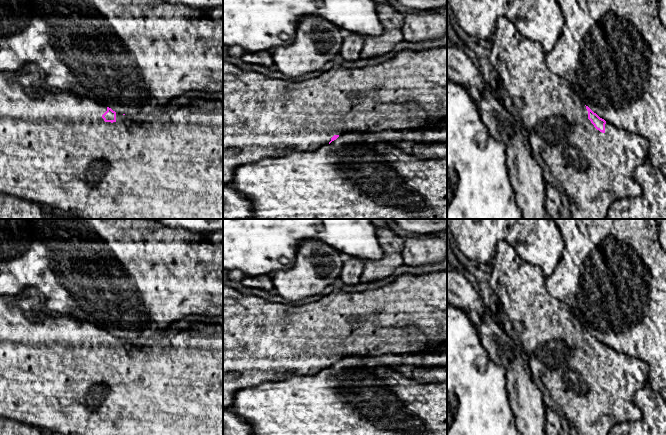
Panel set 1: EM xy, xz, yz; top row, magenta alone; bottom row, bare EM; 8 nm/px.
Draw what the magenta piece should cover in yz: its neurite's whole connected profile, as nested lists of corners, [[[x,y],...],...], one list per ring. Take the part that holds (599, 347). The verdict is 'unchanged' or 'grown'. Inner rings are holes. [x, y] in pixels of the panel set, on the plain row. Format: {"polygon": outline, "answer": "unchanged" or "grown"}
{"polygon": [[[500,240],[497,243],[496,254],[493,260],[492,274],[490,277],[490,286],[501,301],[503,312],[509,317],[514,331],[518,334],[522,342],[522,346],[528,355],[531,373],[539,377],[546,389],[549,391],[552,399],[564,413],[570,428],[570,435],[609,435],[610,430],[616,424],[641,420],[642,411],[635,405],[634,395],[648,383],[648,364],[638,358],[616,352],[612,348],[607,347],[604,343],[600,342],[582,326],[578,318],[571,312],[564,302],[560,301],[548,292],[545,281],[546,276],[543,274],[541,268],[525,262],[521,256],[517,254],[516,250],[506,241]]], "answer": "grown"}

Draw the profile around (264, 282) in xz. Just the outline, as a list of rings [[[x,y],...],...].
[[[271,275],[245,276],[242,282],[245,286],[250,288],[258,288],[271,293],[276,293]]]

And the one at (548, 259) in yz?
[[[447,219],[447,226],[459,250],[472,261],[493,263],[496,245],[504,240],[525,262],[538,266],[547,277],[554,272],[564,252],[562,234],[551,219]]]

